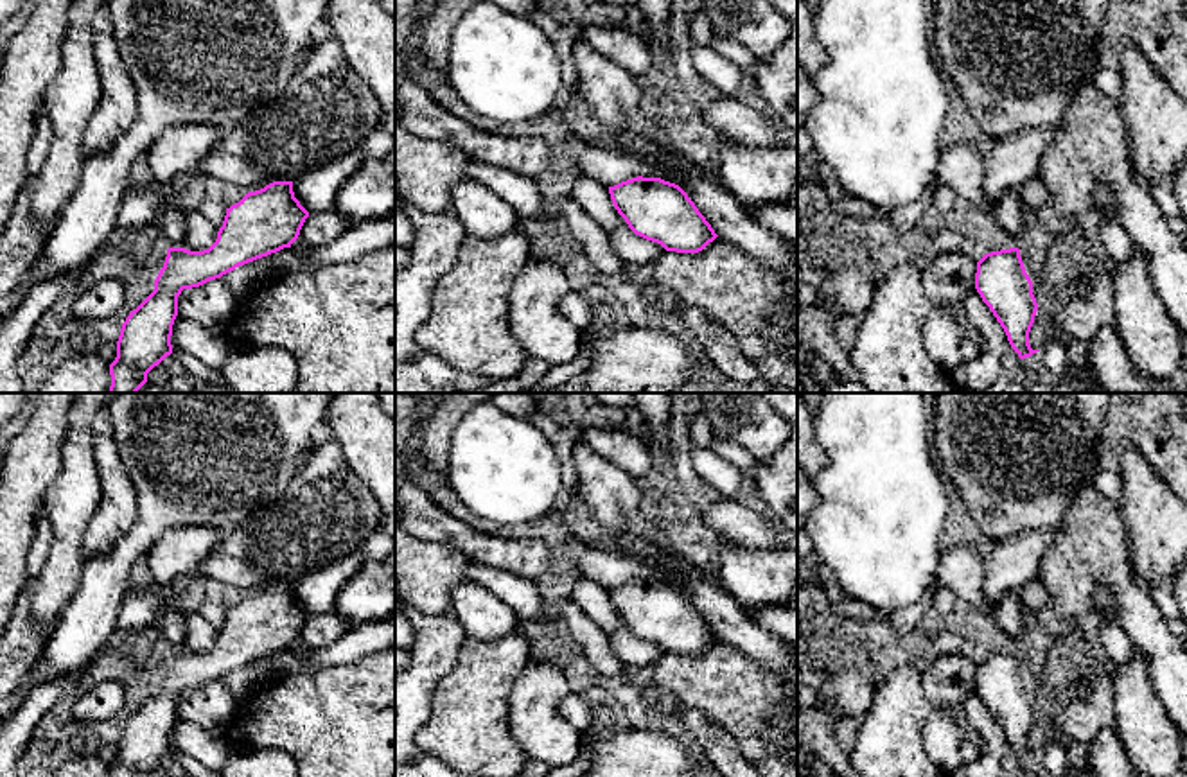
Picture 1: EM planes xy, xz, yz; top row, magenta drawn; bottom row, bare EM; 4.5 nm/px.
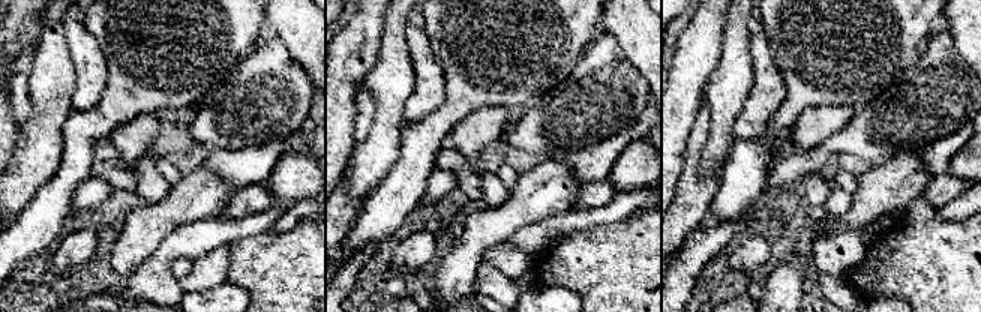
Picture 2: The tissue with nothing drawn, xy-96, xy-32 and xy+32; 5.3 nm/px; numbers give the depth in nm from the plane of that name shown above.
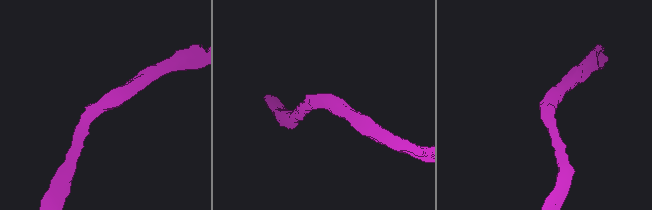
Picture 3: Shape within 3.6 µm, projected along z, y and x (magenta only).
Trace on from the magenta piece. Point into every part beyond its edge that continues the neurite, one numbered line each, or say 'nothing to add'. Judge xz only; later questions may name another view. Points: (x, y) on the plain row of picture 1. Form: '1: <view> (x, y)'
nothing to add

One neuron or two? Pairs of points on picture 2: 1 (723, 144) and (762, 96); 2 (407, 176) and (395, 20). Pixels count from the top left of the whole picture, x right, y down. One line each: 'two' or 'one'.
1: two
2: two

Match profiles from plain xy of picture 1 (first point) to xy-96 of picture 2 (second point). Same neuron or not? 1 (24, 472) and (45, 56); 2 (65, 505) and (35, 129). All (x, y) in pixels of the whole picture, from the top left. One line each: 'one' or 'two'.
1: two
2: one

